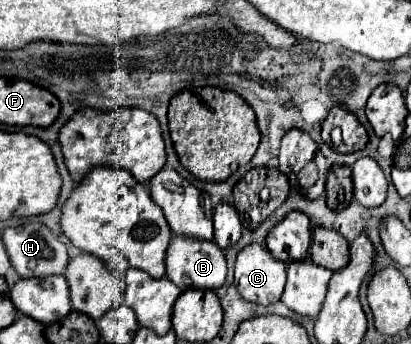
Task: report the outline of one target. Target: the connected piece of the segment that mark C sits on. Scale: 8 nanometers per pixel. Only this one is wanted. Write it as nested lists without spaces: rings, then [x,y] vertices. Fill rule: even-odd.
[[[248,245],[238,253],[234,287],[238,293],[256,305],[278,303],[284,293],[286,265],[270,257],[264,245]]]

